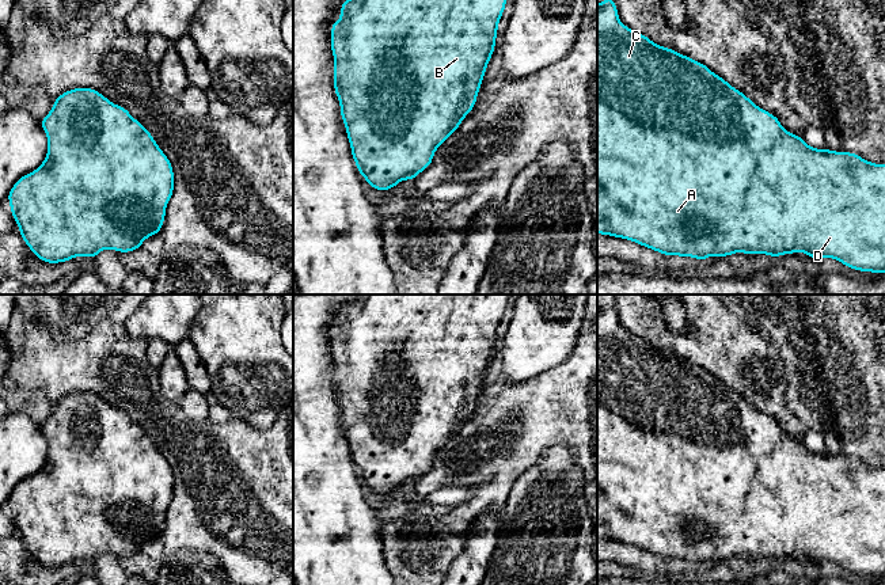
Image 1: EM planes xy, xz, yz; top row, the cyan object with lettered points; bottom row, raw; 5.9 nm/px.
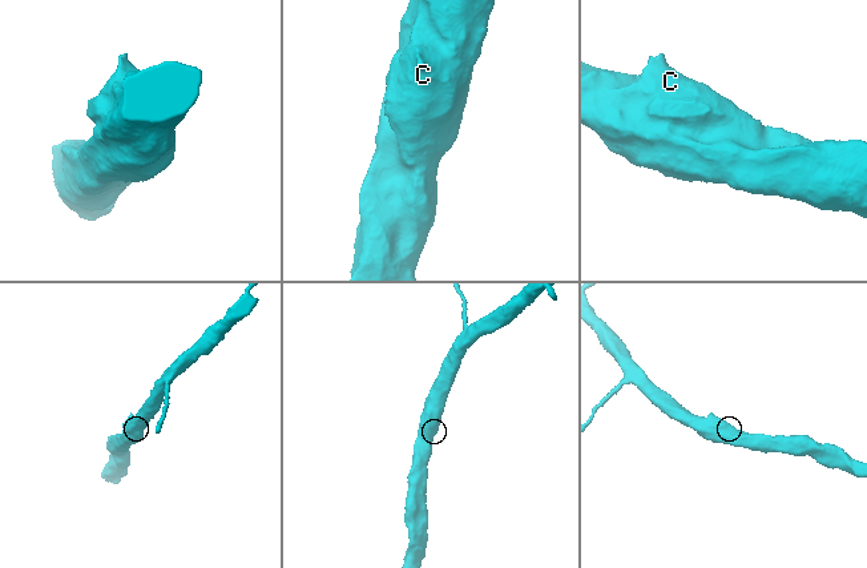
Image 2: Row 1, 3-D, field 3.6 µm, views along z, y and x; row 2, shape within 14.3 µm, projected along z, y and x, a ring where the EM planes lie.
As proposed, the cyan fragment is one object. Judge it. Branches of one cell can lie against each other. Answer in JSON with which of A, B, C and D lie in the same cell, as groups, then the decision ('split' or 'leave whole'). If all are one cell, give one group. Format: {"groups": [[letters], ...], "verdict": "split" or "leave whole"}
{"groups": [["A", "B", "C", "D"]], "verdict": "leave whole"}

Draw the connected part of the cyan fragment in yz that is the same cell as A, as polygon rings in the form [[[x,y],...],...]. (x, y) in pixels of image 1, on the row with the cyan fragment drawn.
[[[614,0],[597,4],[597,233],[633,240],[662,255],[692,257],[699,261],[734,252],[780,257],[805,252],[813,259],[833,258],[859,271],[885,273],[885,164],[870,163],[856,153],[814,149],[791,134],[780,121],[756,106],[704,64],[656,45],[643,34],[624,26]]]

